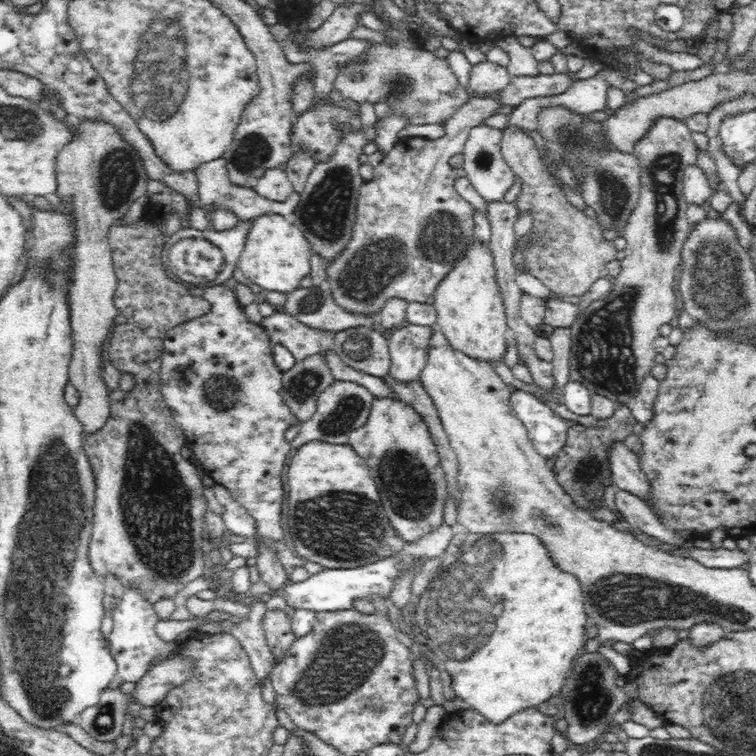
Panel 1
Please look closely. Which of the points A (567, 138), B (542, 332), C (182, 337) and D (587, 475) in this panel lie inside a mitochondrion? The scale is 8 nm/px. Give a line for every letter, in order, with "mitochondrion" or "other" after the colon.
A: mitochondrion
B: other
C: other
D: mitochondrion

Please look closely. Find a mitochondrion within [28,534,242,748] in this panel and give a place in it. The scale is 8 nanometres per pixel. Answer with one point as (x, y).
(104, 721)

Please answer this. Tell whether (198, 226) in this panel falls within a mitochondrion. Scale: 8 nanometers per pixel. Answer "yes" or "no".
no

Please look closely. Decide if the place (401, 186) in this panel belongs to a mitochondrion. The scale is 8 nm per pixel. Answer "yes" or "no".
no

